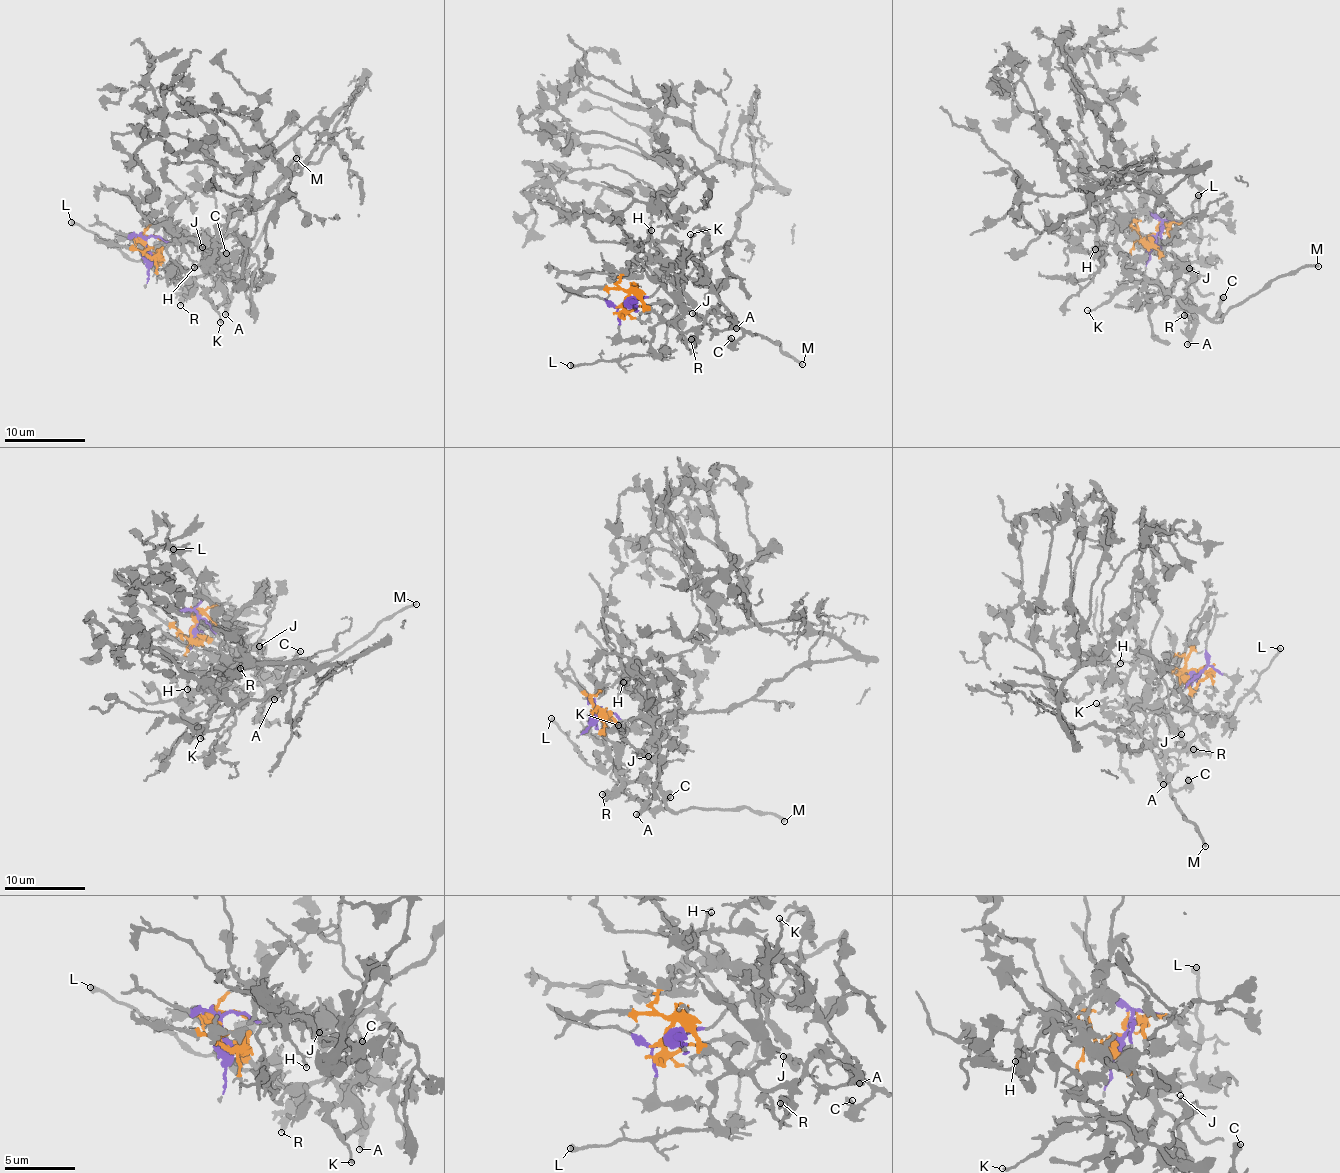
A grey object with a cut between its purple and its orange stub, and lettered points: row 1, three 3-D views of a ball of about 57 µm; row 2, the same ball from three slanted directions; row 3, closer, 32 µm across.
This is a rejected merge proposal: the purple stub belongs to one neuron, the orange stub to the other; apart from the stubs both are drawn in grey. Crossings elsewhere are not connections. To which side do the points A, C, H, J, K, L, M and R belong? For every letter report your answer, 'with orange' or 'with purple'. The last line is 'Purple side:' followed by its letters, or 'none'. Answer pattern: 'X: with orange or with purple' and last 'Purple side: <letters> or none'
A: with orange
C: with orange
H: with orange
J: with orange
K: with orange
L: with orange
M: with orange
R: with orange
Purple side: none

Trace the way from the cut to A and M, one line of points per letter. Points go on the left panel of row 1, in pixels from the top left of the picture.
A: (145, 250), (182, 278), (209, 274), (219, 281), (225, 290), (225, 315)
M: (145, 250), (182, 278), (243, 274), (278, 195), (278, 189), (296, 158)

